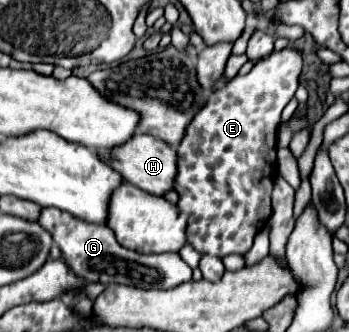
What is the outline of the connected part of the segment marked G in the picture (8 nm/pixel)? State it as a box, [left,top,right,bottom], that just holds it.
[38,208,192,290]

